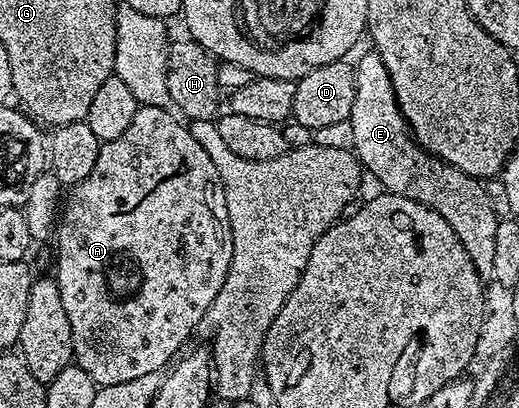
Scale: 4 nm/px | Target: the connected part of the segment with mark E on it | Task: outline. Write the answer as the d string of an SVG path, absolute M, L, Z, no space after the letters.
M368 50L359 61L354 61L355 77L357 78L357 95L353 97L353 110L349 123L352 126L353 151L359 157L360 165L380 184L380 189L386 190L392 196L409 198L445 218L449 226L453 226L453 234L465 246L465 254L473 262L480 280L484 282L494 281L493 257L494 248L497 247L497 226L501 219L500 213L495 213L495 204L491 196L482 188L476 177L457 170L451 164L446 164L438 156L427 152L415 141L411 135L411 127L403 117L403 112L397 102L397 94L393 90L393 82L389 78L389 70L385 70L385 62L381 62L378 52Z

